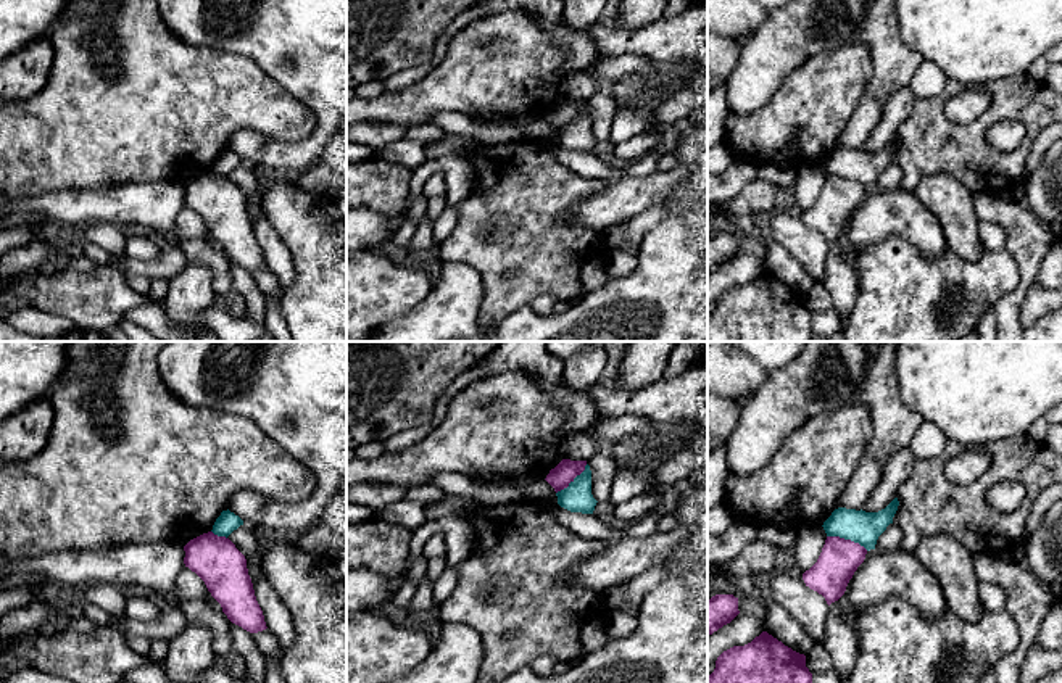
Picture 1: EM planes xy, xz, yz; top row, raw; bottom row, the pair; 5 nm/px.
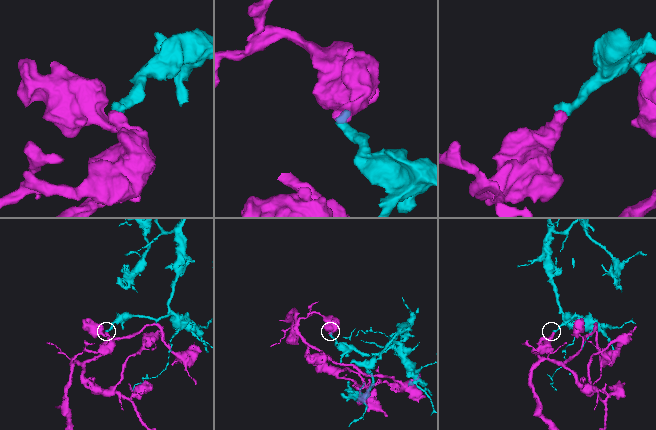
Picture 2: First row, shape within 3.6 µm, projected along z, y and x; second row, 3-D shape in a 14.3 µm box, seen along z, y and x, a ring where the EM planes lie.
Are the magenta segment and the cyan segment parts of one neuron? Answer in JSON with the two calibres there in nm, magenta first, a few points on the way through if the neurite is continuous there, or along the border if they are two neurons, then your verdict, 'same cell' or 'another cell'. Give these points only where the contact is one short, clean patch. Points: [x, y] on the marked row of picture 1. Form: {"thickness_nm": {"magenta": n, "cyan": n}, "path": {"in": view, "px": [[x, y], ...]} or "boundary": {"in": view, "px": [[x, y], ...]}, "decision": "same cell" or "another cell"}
{"thickness_nm": {"magenta": 200, "cyan": 160}, "boundary": {"in": "yz", "px": [[827, 535], [850, 538], [867, 550]]}, "decision": "another cell"}

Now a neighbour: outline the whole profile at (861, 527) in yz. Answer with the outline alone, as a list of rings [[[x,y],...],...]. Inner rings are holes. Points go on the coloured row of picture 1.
[[[894,498],[878,512],[838,507],[823,522],[827,536],[840,536],[859,543],[867,551],[875,549],[878,536],[893,524],[899,501]]]

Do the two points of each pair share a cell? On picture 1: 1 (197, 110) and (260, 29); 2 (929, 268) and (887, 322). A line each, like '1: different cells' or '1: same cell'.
1: different cells
2: same cell

